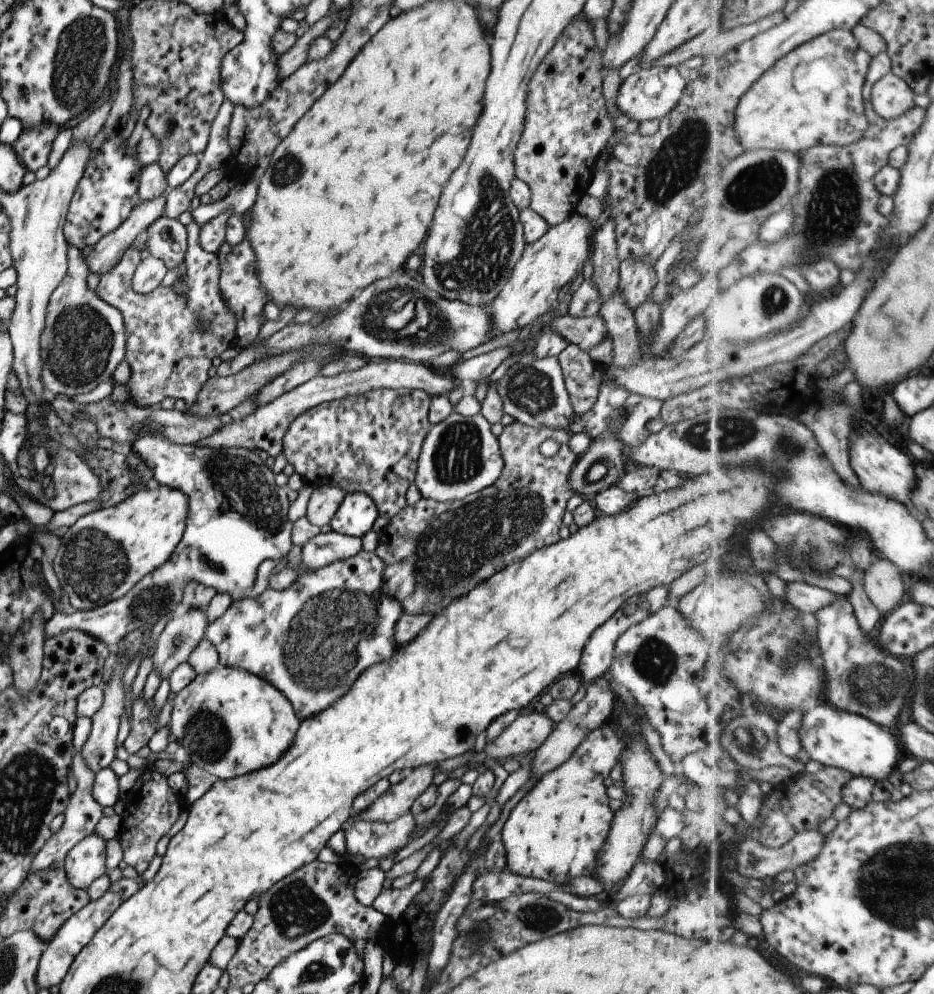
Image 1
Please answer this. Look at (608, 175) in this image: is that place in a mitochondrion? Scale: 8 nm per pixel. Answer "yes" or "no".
no

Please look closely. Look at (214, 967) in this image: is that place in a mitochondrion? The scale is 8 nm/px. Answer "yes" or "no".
no

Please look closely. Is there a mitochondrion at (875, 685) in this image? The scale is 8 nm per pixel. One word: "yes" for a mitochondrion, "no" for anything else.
yes

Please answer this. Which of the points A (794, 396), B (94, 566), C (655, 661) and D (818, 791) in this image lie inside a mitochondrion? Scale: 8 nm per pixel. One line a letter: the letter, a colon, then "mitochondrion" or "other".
A: other
B: mitochondrion
C: mitochondrion
D: other

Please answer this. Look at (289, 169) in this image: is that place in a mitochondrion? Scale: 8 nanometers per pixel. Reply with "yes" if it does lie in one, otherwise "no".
yes

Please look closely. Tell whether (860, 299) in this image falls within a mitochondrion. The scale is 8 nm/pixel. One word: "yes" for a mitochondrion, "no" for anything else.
no

